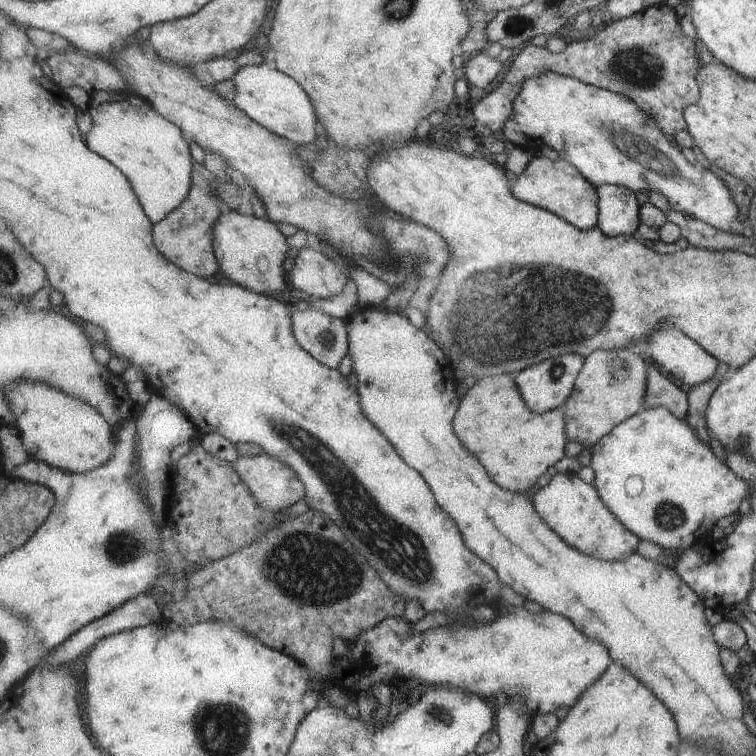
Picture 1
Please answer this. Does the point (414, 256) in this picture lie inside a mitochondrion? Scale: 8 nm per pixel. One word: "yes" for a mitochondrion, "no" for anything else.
yes

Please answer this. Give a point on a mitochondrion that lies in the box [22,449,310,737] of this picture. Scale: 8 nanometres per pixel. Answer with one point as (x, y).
(132, 543)

